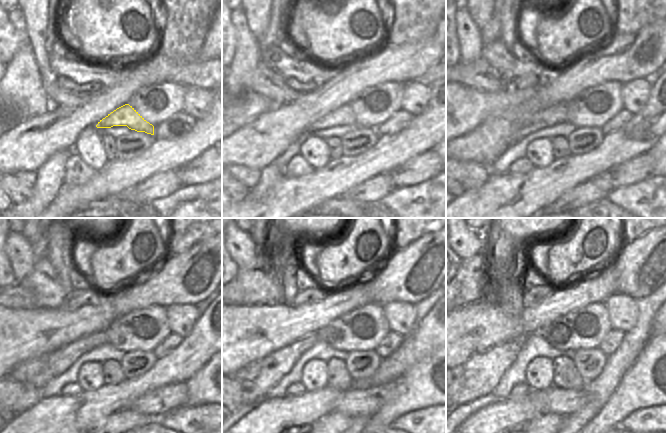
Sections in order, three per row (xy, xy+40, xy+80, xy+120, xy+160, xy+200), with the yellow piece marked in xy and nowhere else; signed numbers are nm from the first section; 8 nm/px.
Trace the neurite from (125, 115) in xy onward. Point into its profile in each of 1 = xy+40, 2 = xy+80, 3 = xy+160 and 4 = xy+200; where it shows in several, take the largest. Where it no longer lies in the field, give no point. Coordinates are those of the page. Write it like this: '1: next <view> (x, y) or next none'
1: next xy+40 (343, 116)
2: next xy+80 (554, 115)
3: next xy+160 (287, 356)
4: next xy+200 (506, 353)

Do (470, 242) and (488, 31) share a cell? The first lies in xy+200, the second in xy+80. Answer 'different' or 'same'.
different

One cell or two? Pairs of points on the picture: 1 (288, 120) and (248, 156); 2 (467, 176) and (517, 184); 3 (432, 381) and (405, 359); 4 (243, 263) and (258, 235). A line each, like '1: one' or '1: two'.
1: one
2: two
3: two
4: two

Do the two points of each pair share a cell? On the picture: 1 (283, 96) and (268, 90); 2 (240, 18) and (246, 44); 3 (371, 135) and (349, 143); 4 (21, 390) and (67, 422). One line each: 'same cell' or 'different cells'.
1: same cell
2: same cell
3: same cell
4: different cells

